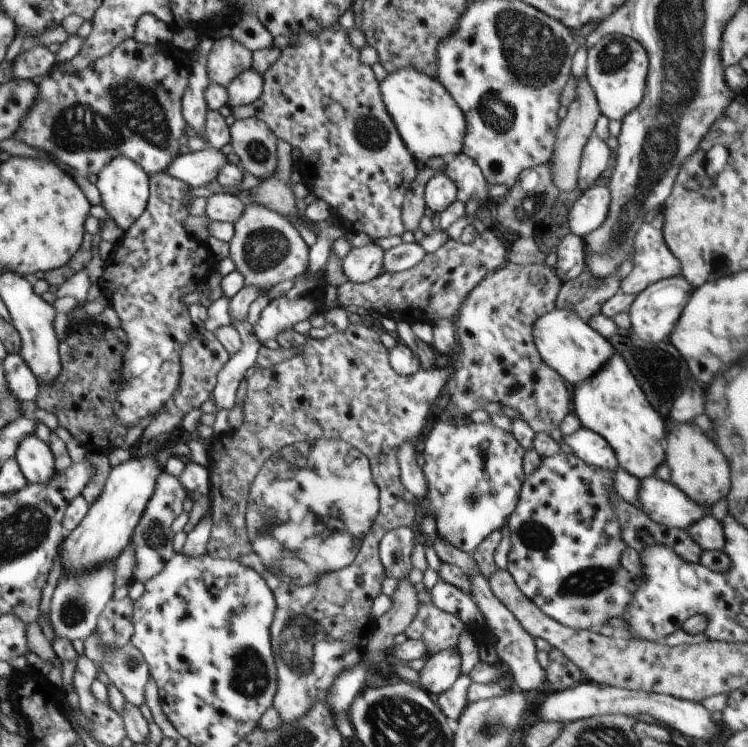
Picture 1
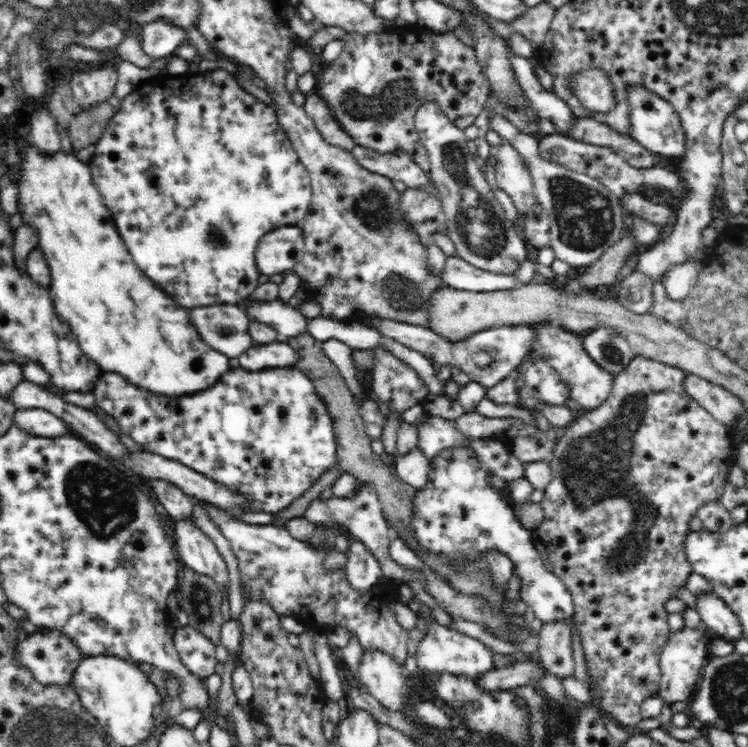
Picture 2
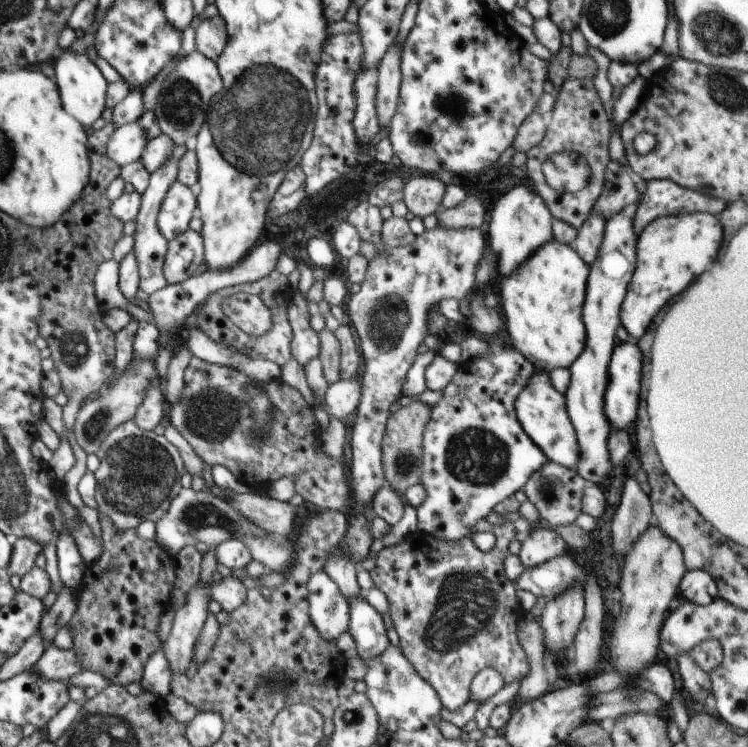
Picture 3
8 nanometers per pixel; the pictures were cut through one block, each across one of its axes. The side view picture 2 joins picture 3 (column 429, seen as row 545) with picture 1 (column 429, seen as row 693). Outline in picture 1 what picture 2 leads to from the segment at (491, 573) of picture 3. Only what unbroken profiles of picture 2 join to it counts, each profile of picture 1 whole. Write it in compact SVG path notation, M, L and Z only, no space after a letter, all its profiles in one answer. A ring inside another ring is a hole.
M423 589L417 595L418 612L405 630L407 638L424 642L429 657L442 650L457 648L460 634L469 626L456 615L434 606L429 590Z

